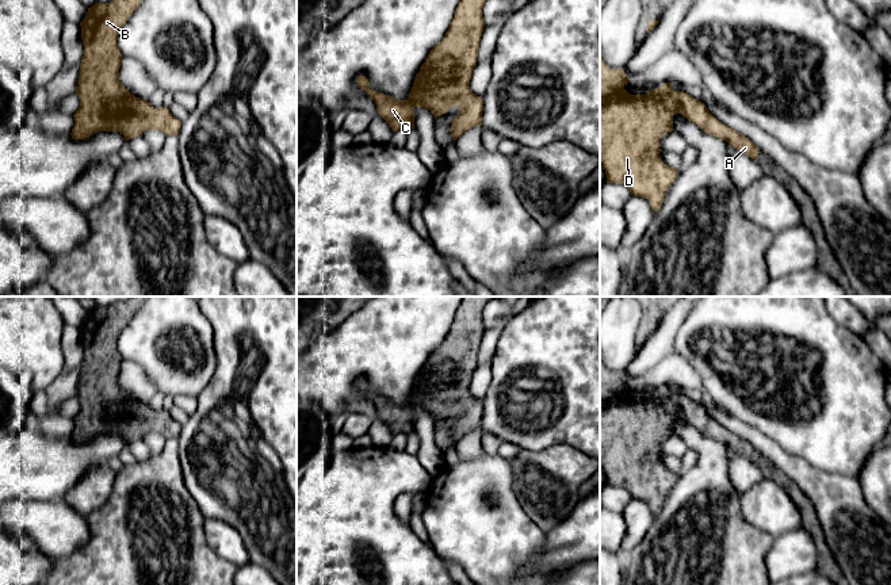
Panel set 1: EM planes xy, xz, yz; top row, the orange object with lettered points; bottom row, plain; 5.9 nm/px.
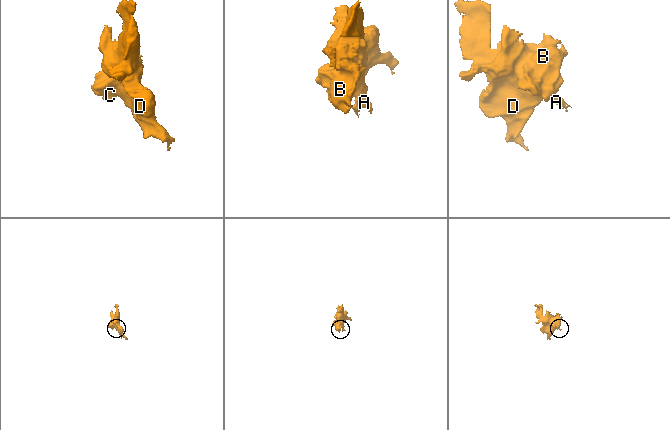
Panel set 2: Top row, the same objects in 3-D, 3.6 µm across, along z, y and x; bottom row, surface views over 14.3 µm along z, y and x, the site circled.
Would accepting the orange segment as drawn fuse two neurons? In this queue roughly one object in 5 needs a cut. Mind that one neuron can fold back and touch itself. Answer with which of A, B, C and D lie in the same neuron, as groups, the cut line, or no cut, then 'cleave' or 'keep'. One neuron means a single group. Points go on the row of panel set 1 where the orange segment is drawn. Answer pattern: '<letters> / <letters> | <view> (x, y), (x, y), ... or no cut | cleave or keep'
A B C D | no cut | keep

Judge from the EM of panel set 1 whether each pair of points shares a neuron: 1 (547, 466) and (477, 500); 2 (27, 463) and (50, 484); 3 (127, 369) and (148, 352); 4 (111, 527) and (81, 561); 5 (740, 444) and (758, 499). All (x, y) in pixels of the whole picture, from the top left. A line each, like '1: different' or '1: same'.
1: different
2: same
3: different
4: same
5: different

